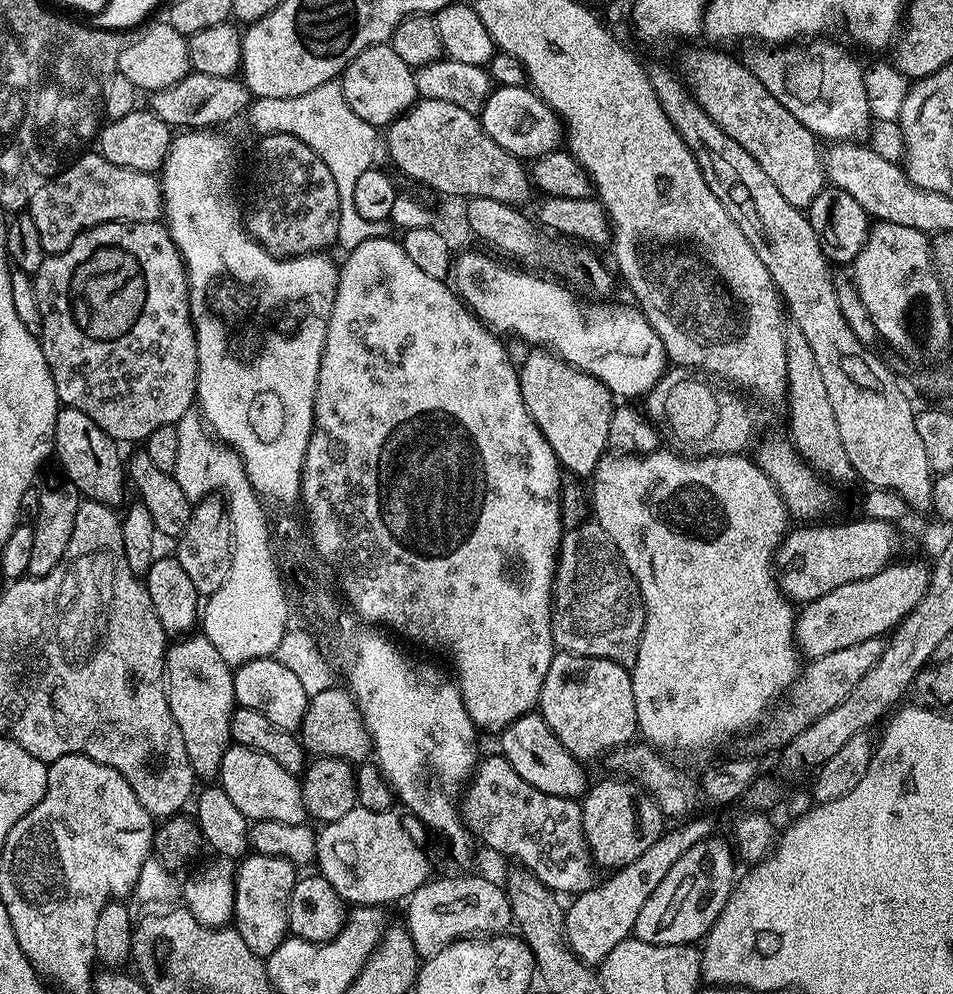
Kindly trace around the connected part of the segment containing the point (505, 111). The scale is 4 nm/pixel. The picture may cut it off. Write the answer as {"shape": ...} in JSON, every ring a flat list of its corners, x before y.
{"shape":[[528,86,493,87,478,113,484,132,511,156,535,158,553,151,562,140,562,124,555,112]]}

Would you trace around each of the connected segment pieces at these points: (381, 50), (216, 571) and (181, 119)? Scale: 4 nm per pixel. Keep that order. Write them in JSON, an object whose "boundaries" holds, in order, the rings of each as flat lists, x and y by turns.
{"boundaries":[[[391,43,375,44,358,54,344,67,338,83,350,109,377,130,392,123,397,116,408,111,417,99,416,73,413,65,402,62,394,54]],[[223,499,204,500,191,509,189,524,179,536,180,545,174,549,174,555,186,570,190,582,194,582,194,590,201,597,207,598,215,594,218,586,226,582,226,574,230,574,232,561,232,527,228,521,228,509]],[[193,71,174,82,174,86,159,88,147,99,150,111,176,130,210,130,215,126,224,126,220,124,235,116,243,117,250,105,249,90,236,76,215,76]]]}

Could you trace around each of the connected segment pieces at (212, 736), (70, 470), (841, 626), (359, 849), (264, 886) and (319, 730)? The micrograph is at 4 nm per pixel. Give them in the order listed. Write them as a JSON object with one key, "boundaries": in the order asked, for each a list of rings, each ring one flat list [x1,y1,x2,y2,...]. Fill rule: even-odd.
{"boundaries":[[[202,634,185,635,177,644,169,643,164,658,164,674,170,714,182,730,182,742,186,742,186,754,190,754,192,770,197,777,215,777,226,750,232,744,230,718,236,704,232,685,233,669,214,650,212,643]],[[61,407,54,422,55,459,60,459,63,475,80,492,81,497,101,500,109,506,119,505,120,494,126,484,125,467,120,466,120,452,117,441,112,440,82,410]],[[893,562,878,574,870,578,862,578,858,582,850,582,846,586,838,586,838,590,830,590,830,594,822,594,816,600,807,601,804,610,798,614,798,640,801,645,808,644,809,657,825,656,834,650,846,650,846,646,854,646,871,636,884,636,891,633,900,621,924,601,929,591,930,568,924,564,899,564]],[[359,806,350,810,342,818,338,818,333,824,325,824,319,829,316,838,316,859,314,861,319,875,334,886,340,899,352,906,388,906,391,900,403,901,418,890,414,886,414,876,404,876,404,842,400,846,400,858,398,858,398,826,396,824,401,817,395,811,375,812]],[[248,854,239,864,235,869,234,927,256,956,266,958,274,954,274,950,278,950,280,943,289,935,288,903,298,879,298,868,285,856]],[[333,686,314,694,308,702,304,721,298,729,298,739,305,753,312,752,316,758,331,758,345,762,364,762,372,752,372,738,360,716,360,708,352,699,352,693,343,687],[341,688,341,689,340,689]]]}

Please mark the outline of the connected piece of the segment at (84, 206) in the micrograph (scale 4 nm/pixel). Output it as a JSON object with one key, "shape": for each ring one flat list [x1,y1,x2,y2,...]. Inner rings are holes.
{"shape":[[81,154,67,166,61,167,51,180,45,180,44,185,37,188,30,197,30,214,34,218,34,226,38,226,38,238,42,238,45,253,66,251,80,234,99,224,109,224,112,220,152,222,161,215,160,182,153,173,130,170,126,166,114,166,114,162,99,154,88,155]]}

